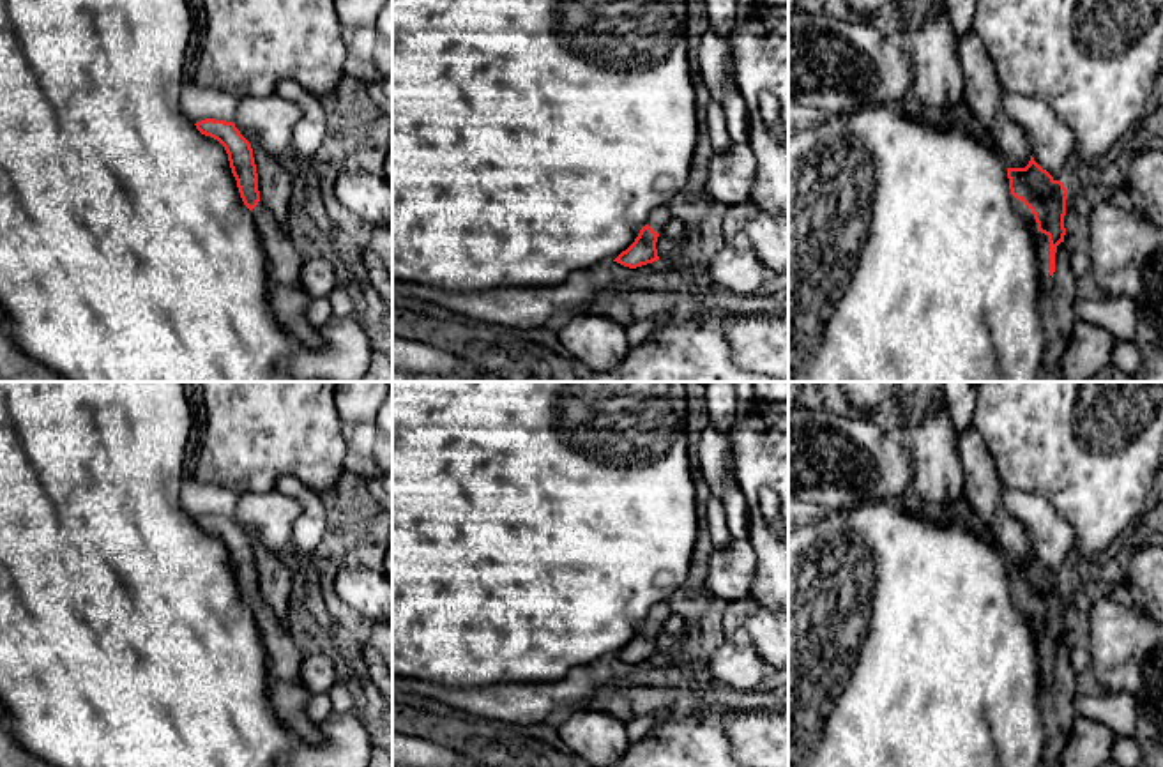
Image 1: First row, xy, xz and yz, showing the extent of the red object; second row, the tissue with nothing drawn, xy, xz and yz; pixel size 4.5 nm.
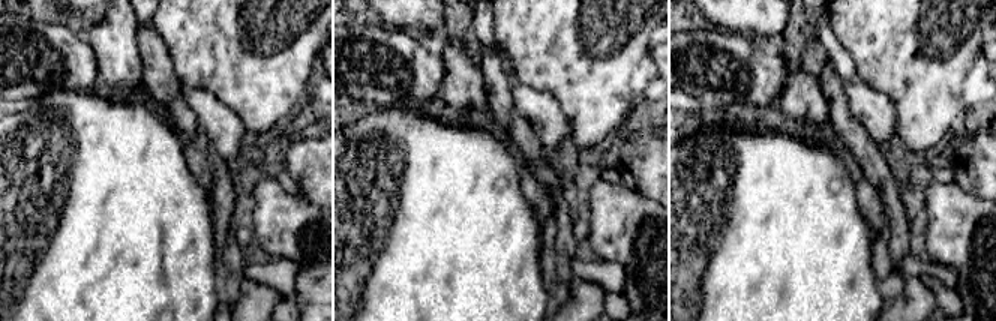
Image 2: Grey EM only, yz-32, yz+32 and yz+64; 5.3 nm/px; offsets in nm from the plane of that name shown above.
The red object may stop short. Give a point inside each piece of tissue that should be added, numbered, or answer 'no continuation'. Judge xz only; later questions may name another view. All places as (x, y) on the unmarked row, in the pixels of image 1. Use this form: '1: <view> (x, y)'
1: xz (660, 612)

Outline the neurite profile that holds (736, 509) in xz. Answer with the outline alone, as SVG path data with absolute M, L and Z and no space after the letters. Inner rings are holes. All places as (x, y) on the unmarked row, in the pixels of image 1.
M737 482L725 486L721 504L730 535L734 539L749 539L748 504Z

